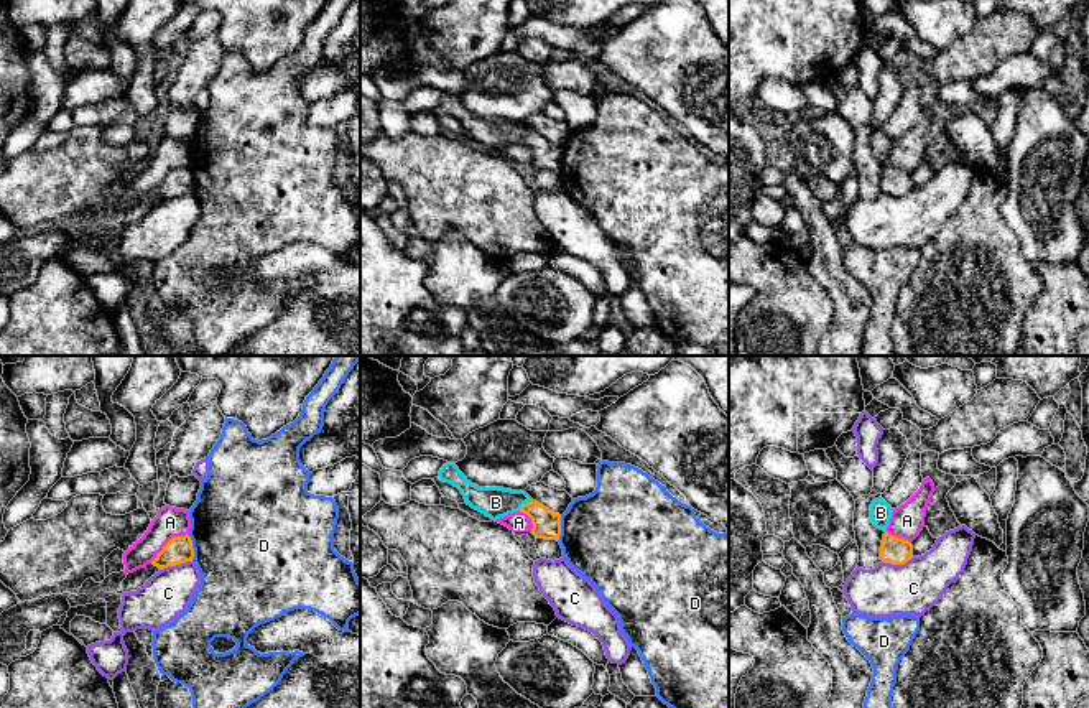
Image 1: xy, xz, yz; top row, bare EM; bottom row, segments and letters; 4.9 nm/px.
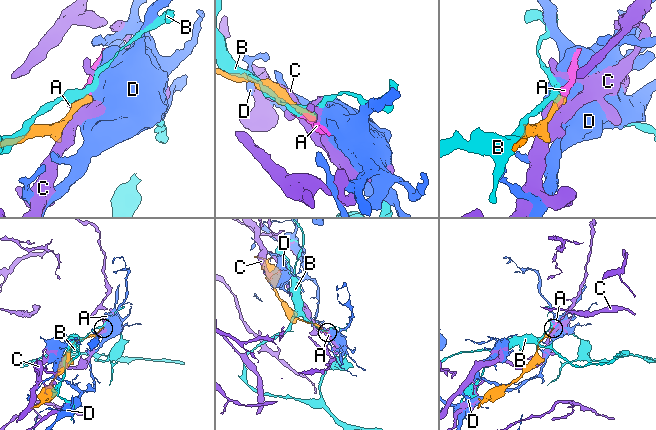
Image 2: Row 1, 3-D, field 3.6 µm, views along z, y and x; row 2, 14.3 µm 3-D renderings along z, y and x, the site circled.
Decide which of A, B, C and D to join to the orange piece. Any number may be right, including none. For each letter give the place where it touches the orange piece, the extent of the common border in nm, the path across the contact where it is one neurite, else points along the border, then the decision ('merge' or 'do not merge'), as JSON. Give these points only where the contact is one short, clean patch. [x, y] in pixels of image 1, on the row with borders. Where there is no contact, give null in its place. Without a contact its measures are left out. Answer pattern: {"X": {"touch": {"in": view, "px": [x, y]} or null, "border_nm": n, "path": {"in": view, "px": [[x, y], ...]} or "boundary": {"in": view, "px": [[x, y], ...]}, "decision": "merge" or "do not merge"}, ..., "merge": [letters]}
{"A": {"touch": {"in": "xy", "px": [168, 542]}, "border_nm": 240, "boundary": {"in": "xy", "px": [[188, 534], [173, 537], [150, 562]]}, "decision": "do not merge"}, "B": {"touch": {"in": "xz", "px": [527, 503]}, "border_nm": 90, "decision": "do not merge"}, "C": {"touch": {"in": "xy", "px": [175, 565]}, "border_nm": 170, "decision": "do not merge"}, "D": {"touch": {"in": "xy", "px": [193, 549]}, "border_nm": 130, "boundary": {"in": "xy", "px": [[188, 535], [193, 545], [193, 560]]}, "decision": "do not merge"}, "merge": []}

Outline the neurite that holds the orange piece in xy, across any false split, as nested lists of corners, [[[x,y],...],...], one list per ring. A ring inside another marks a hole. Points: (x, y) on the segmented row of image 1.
[[[189,535],[173,537],[151,561],[160,570],[192,561],[194,548]]]

